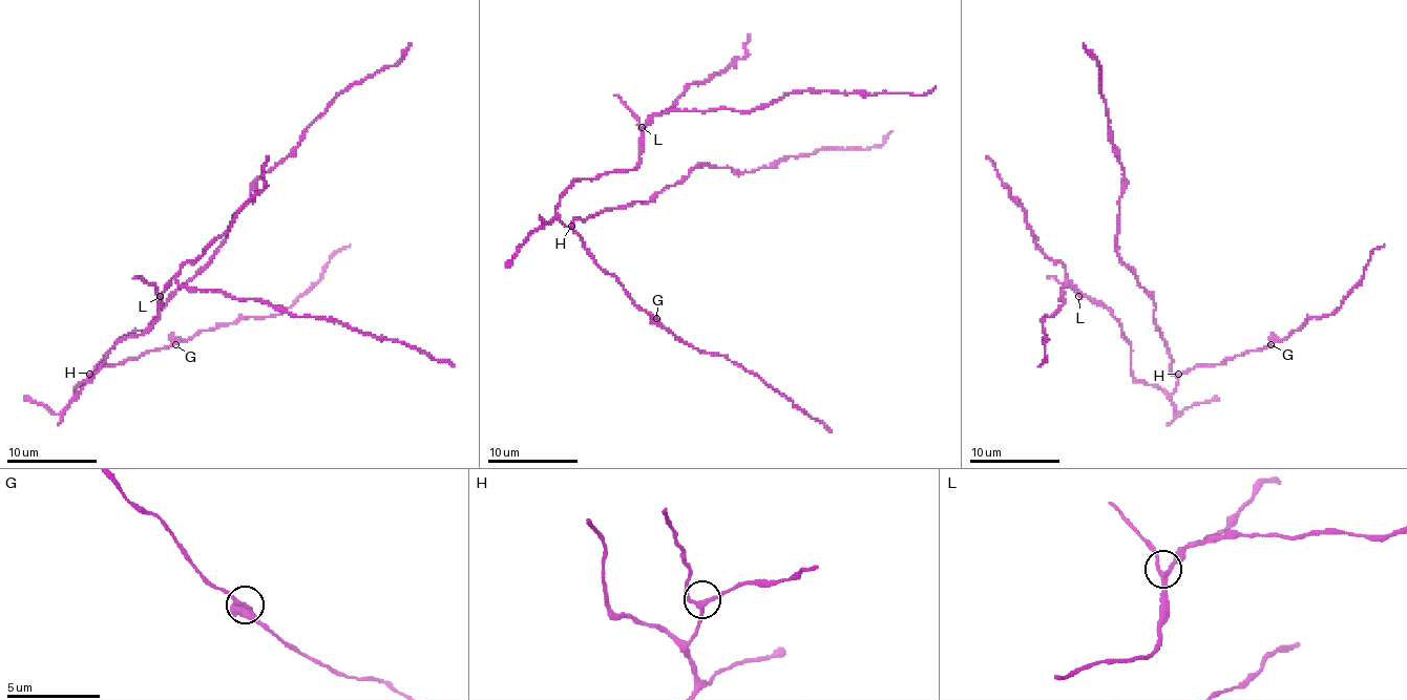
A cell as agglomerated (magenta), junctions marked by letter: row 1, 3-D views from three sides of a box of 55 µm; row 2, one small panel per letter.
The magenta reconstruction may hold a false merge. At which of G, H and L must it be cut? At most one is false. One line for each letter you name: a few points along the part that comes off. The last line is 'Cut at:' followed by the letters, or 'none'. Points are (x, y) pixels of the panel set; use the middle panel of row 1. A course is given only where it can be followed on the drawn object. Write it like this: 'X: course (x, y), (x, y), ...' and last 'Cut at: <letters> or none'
Cut at: none

